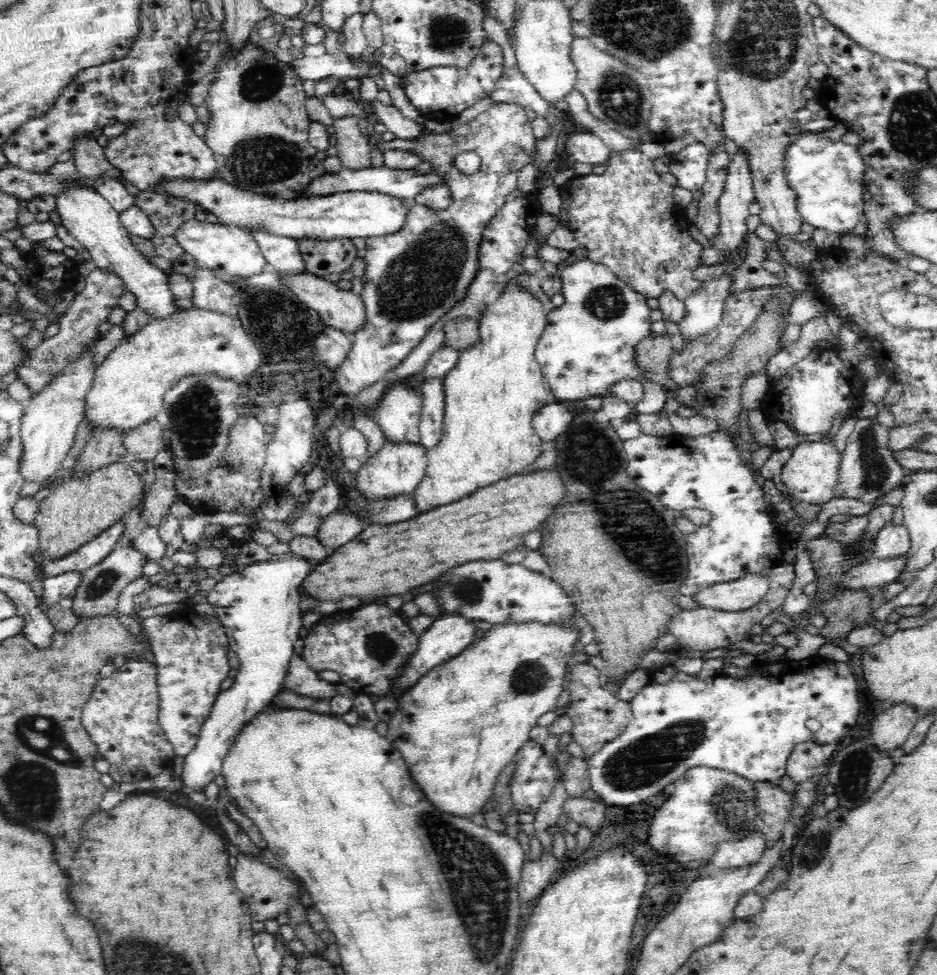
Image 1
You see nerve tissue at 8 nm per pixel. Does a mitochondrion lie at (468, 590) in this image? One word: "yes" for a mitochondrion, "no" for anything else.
yes

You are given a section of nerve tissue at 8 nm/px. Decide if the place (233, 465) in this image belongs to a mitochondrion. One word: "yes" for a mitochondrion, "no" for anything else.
yes

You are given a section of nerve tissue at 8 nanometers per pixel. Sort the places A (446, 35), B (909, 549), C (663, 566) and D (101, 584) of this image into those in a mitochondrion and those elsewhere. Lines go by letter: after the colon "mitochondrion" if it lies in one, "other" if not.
A: mitochondrion
B: other
C: mitochondrion
D: mitochondrion

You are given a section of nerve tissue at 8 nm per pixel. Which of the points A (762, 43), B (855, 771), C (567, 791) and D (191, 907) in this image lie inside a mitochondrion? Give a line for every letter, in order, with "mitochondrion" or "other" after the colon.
A: mitochondrion
B: mitochondrion
C: other
D: other

